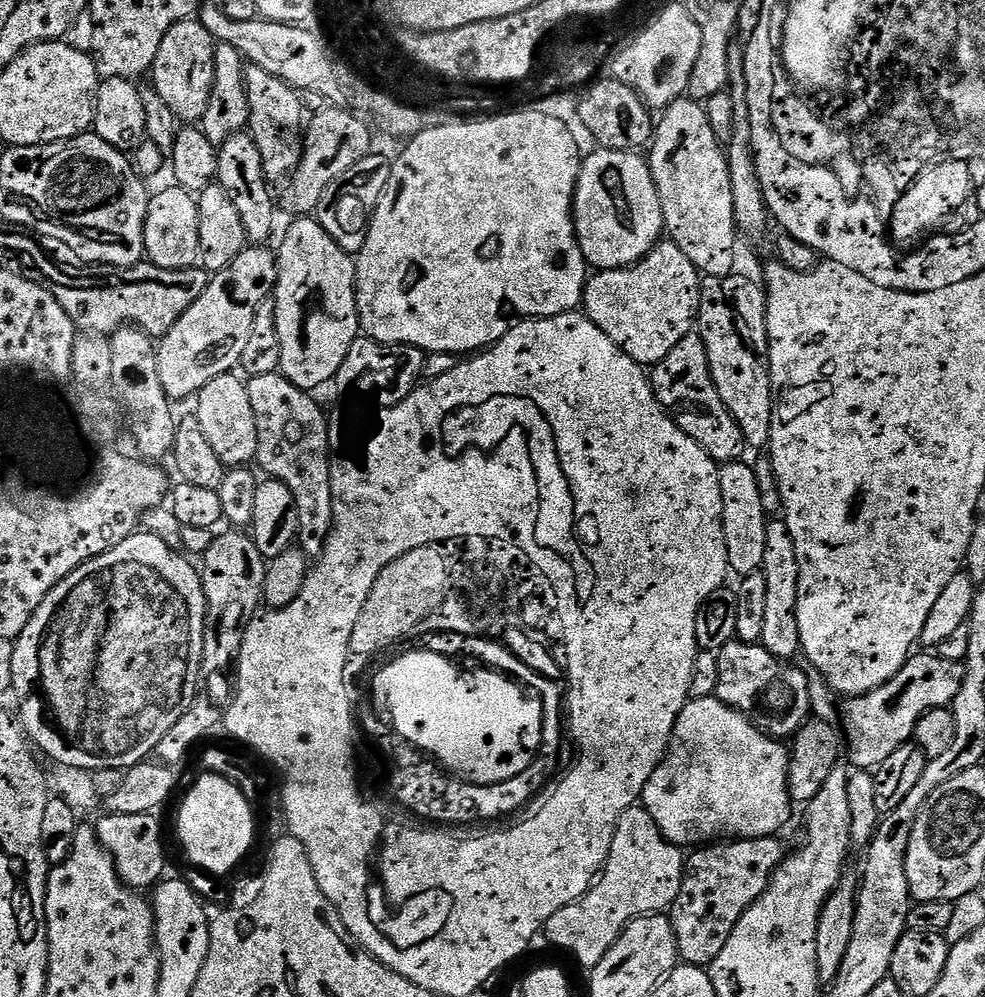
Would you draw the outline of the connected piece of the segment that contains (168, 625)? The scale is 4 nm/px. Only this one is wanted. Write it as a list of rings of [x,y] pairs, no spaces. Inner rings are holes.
[[[143,530],[137,531],[136,535],[126,538],[126,542],[114,546],[114,550],[110,550],[101,556],[95,556],[93,560],[88,560],[82,566],[78,566],[78,570],[74,570],[66,578],[62,578],[62,582],[58,582],[58,586],[54,586],[54,590],[50,590],[50,594],[46,594],[42,606],[38,606],[34,618],[30,618],[26,630],[22,630],[22,634],[13,643],[13,682],[11,691],[14,693],[14,696],[20,699],[20,716],[18,712],[19,723],[22,725],[23,731],[26,733],[29,741],[31,741],[41,753],[44,751],[57,765],[87,768],[89,770],[95,770],[97,768],[123,768],[127,770],[133,768],[135,764],[143,764],[155,753],[156,748],[162,742],[162,738],[166,738],[166,734],[170,734],[170,726],[174,726],[174,722],[178,722],[178,718],[182,718],[182,714],[186,714],[186,710],[194,702],[194,698],[200,686],[200,667],[202,666],[202,658],[204,657],[206,594],[204,593],[204,584],[200,581],[200,573],[197,565],[194,566],[191,563],[195,564],[187,555],[181,554],[177,549],[171,548],[170,546],[166,546],[166,542],[162,542],[162,538],[154,538],[154,534]]]

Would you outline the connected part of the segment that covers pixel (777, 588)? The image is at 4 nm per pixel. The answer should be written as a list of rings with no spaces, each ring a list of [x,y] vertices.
[[[772,518],[764,524],[764,562],[762,571],[766,578],[766,614],[762,625],[760,644],[768,656],[791,661],[792,655],[801,651],[798,622],[798,554],[794,550],[794,538],[790,538],[787,522]]]

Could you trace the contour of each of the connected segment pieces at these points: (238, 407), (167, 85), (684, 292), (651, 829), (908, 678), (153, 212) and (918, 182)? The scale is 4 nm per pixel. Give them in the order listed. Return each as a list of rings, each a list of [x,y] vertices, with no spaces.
[[[235,371],[218,374],[218,378],[206,382],[194,400],[194,414],[202,425],[202,434],[228,470],[251,465],[258,454],[258,426],[254,422],[254,410],[250,407],[248,386],[236,375]]]
[[[193,18],[170,26],[166,38],[162,38],[162,46],[158,46],[158,58],[154,58],[152,63],[150,84],[181,122],[203,121],[210,102],[210,90],[214,86],[216,45],[210,30],[206,30],[199,19]]]
[[[661,242],[655,244],[648,253],[628,268],[605,268],[596,270],[589,275],[584,286],[584,298],[582,301],[582,311],[584,315],[614,342],[634,362],[645,366],[655,366],[682,342],[694,330],[694,325],[698,320],[700,310],[700,281],[702,277],[700,271],[678,250],[678,246],[671,242]]]
[[[642,806],[628,808],[618,818],[614,830],[614,842],[610,846],[608,861],[604,864],[604,871],[597,883],[589,888],[587,894],[570,902],[570,906],[562,906],[554,918],[544,925],[543,935],[556,948],[569,952],[585,970],[591,970],[606,958],[606,950],[618,942],[622,930],[631,920],[637,920],[640,916],[664,914],[672,907],[672,903],[678,898],[678,890],[684,881],[684,866],[686,856],[677,845],[671,844],[658,830],[654,818]]]
[[[913,654],[908,657],[908,661],[882,686],[870,690],[861,696],[853,696],[845,699],[842,704],[842,720],[844,716],[844,728],[842,724],[842,736],[846,741],[847,763],[856,770],[875,770],[879,768],[898,746],[909,743],[915,737],[916,727],[922,718],[930,710],[938,710],[952,705],[954,698],[958,694],[959,687],[962,686],[965,667],[959,660],[947,660],[939,654],[924,654],[928,656],[919,656]]]
[[[179,186],[164,188],[148,201],[144,227],[144,254],[147,263],[162,270],[182,270],[200,264],[198,246],[198,206],[196,196]]]
[[[954,146],[950,149],[950,154],[946,158],[940,158],[938,164],[934,164],[932,168],[924,162],[918,164],[918,172],[914,174],[914,178],[910,178],[906,196],[902,196],[902,202],[898,202],[898,206],[890,206],[890,214],[886,216],[886,236],[892,248],[914,248],[920,242],[914,240],[916,236],[928,236],[932,232],[932,222],[948,212],[952,206],[958,206],[962,202],[968,188],[968,172],[966,166],[956,164],[957,158],[958,150]]]

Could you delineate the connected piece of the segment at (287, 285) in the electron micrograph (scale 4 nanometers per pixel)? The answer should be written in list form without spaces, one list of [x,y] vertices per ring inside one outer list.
[[[296,218],[296,221],[289,226],[288,233],[284,236],[284,241],[281,242],[280,248],[278,247],[274,299],[276,301],[276,321],[278,322],[278,342],[282,342],[280,372],[287,380],[294,382],[294,386],[305,390],[320,388],[323,384],[331,385],[335,381],[342,362],[346,362],[346,353],[350,350],[350,346],[354,343],[356,337],[361,335],[360,315],[356,309],[356,261],[349,253],[342,250],[342,246],[338,246],[338,242],[334,242],[334,238],[330,238],[330,234],[326,234],[326,230],[322,230],[322,226],[316,219]]]

